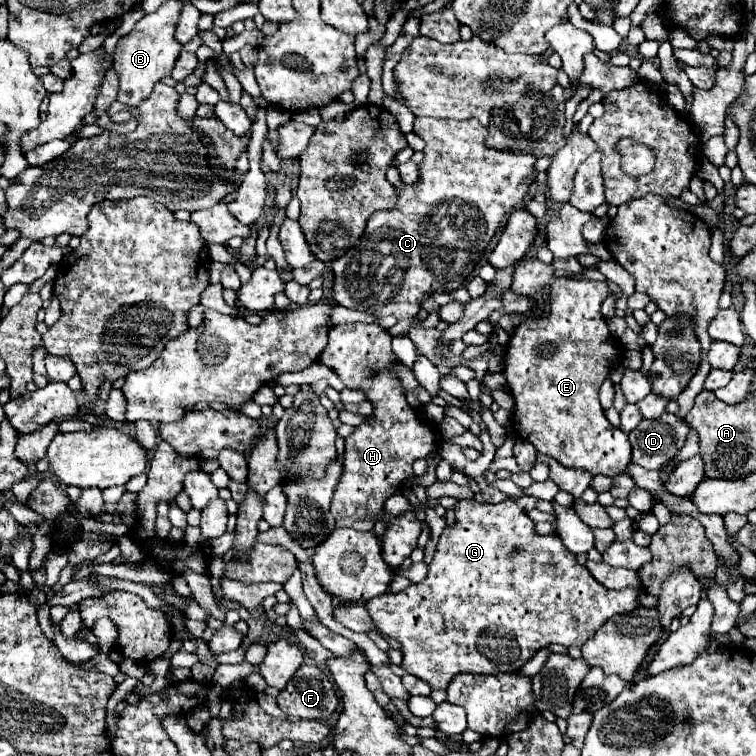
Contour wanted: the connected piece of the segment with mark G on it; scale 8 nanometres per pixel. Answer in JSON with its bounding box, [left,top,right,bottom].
[366,499,640,689]

